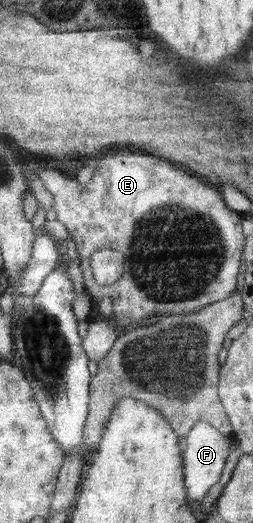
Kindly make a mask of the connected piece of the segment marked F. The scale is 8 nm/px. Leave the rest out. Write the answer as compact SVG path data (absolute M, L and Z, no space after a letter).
M199 421L187 435L183 450L185 484L188 497L202 502L208 492L220 481L228 456L231 454L232 440L216 429L209 421Z

